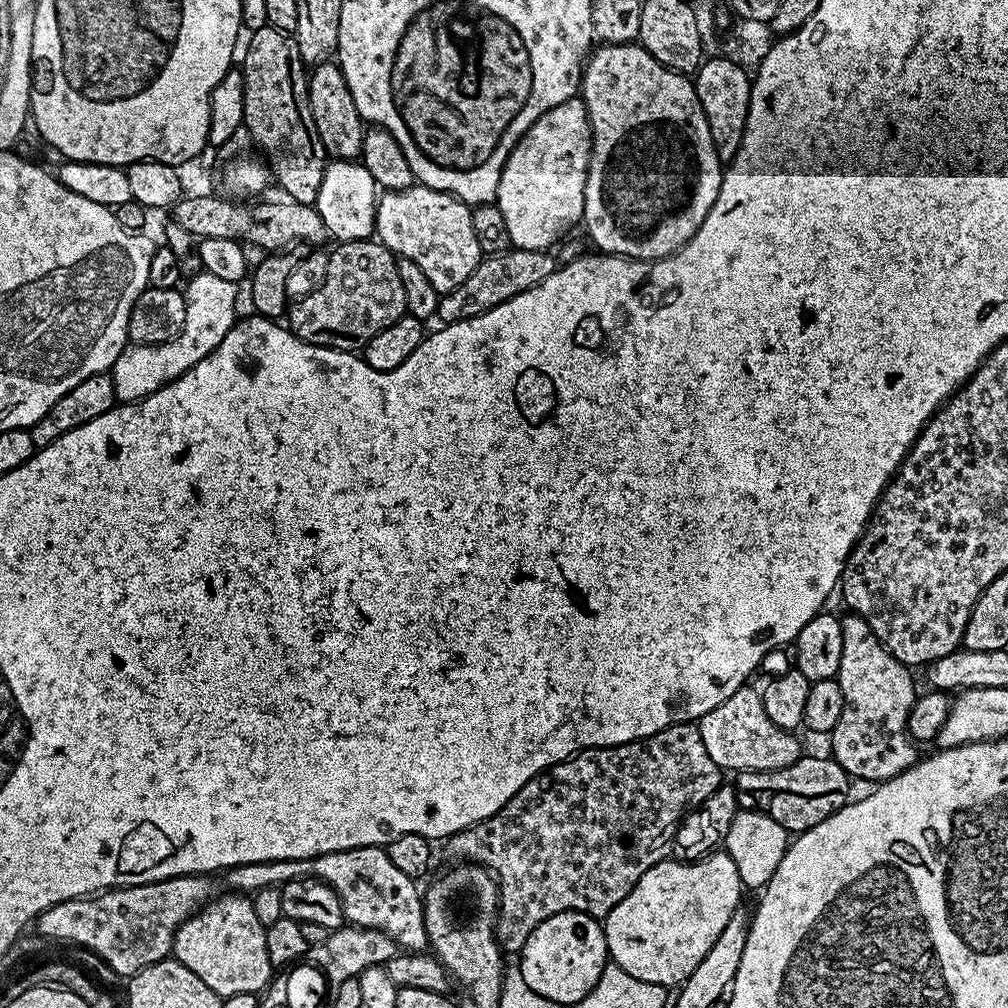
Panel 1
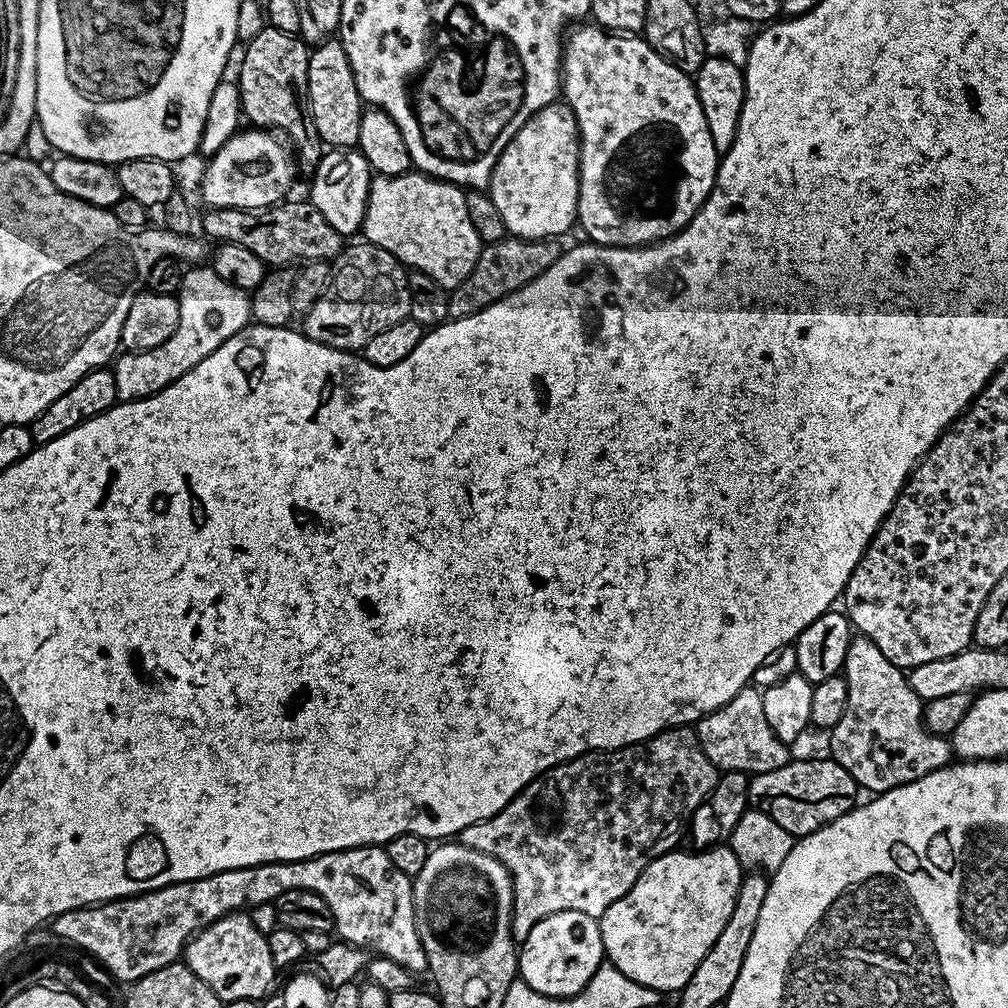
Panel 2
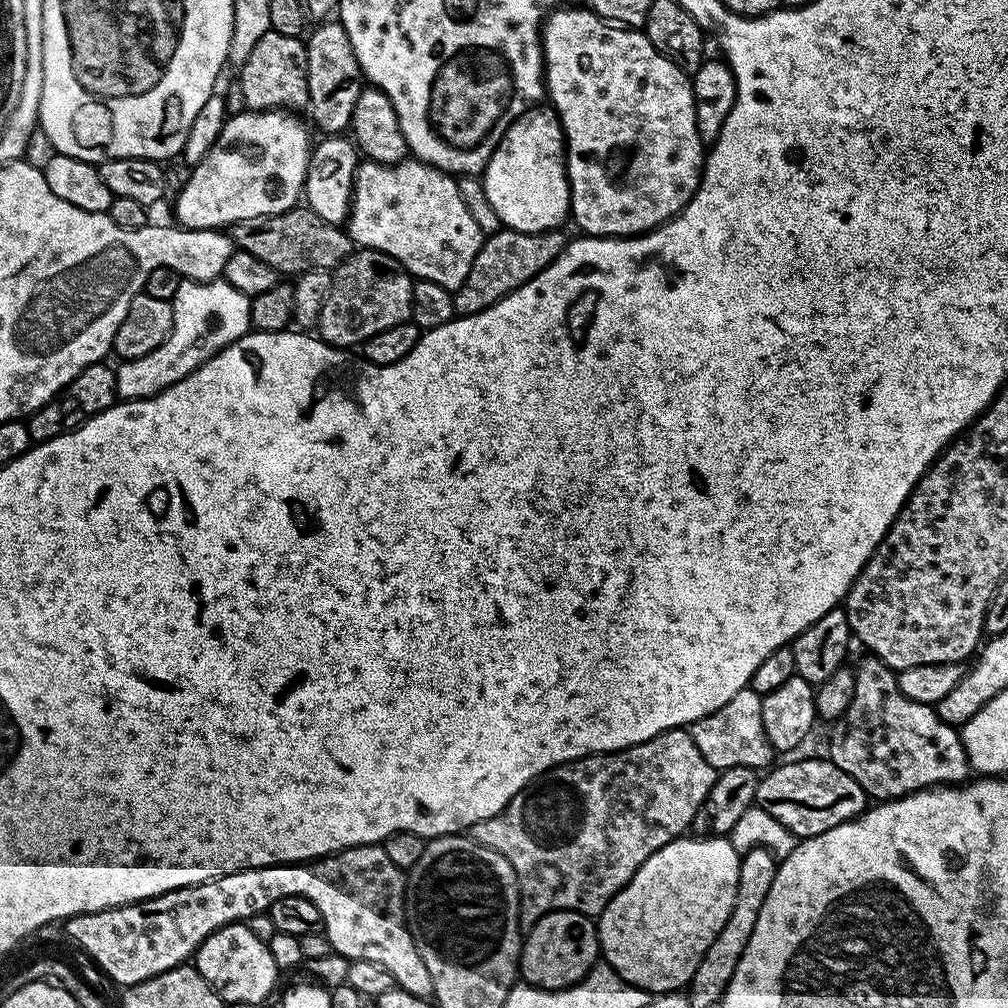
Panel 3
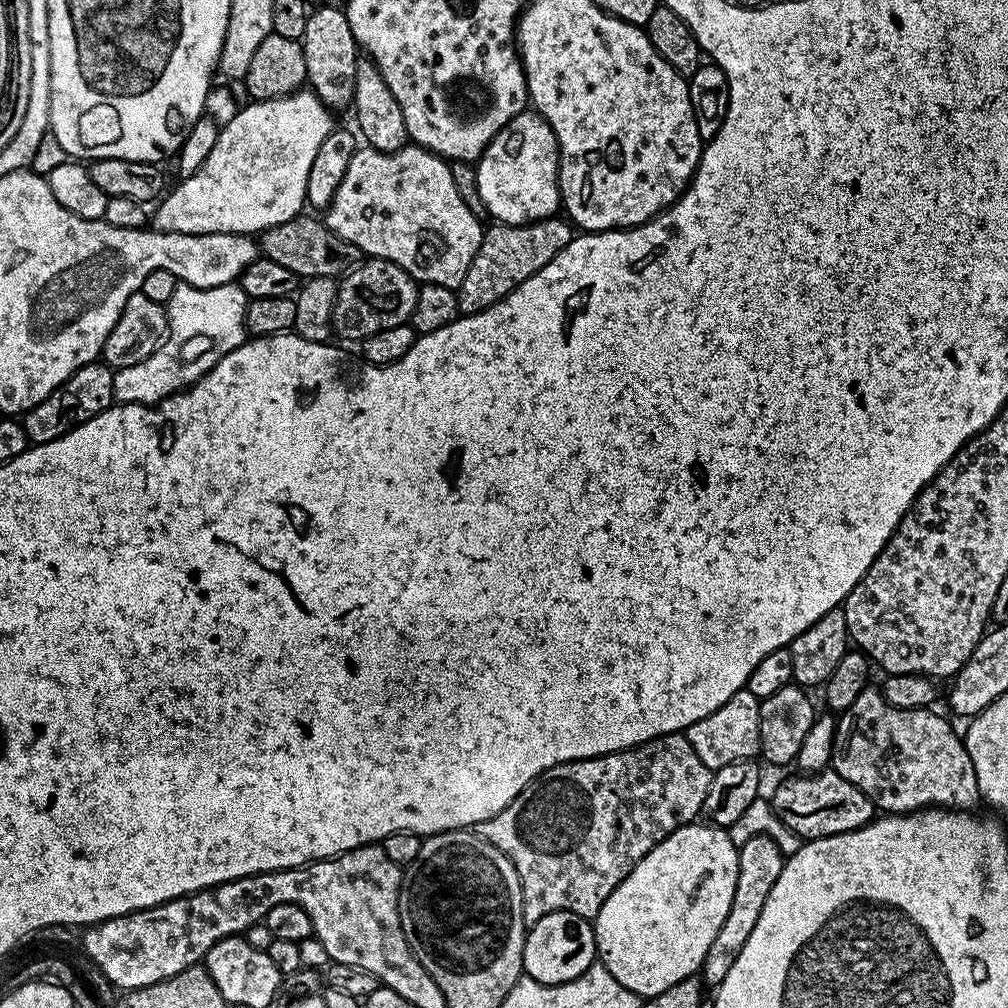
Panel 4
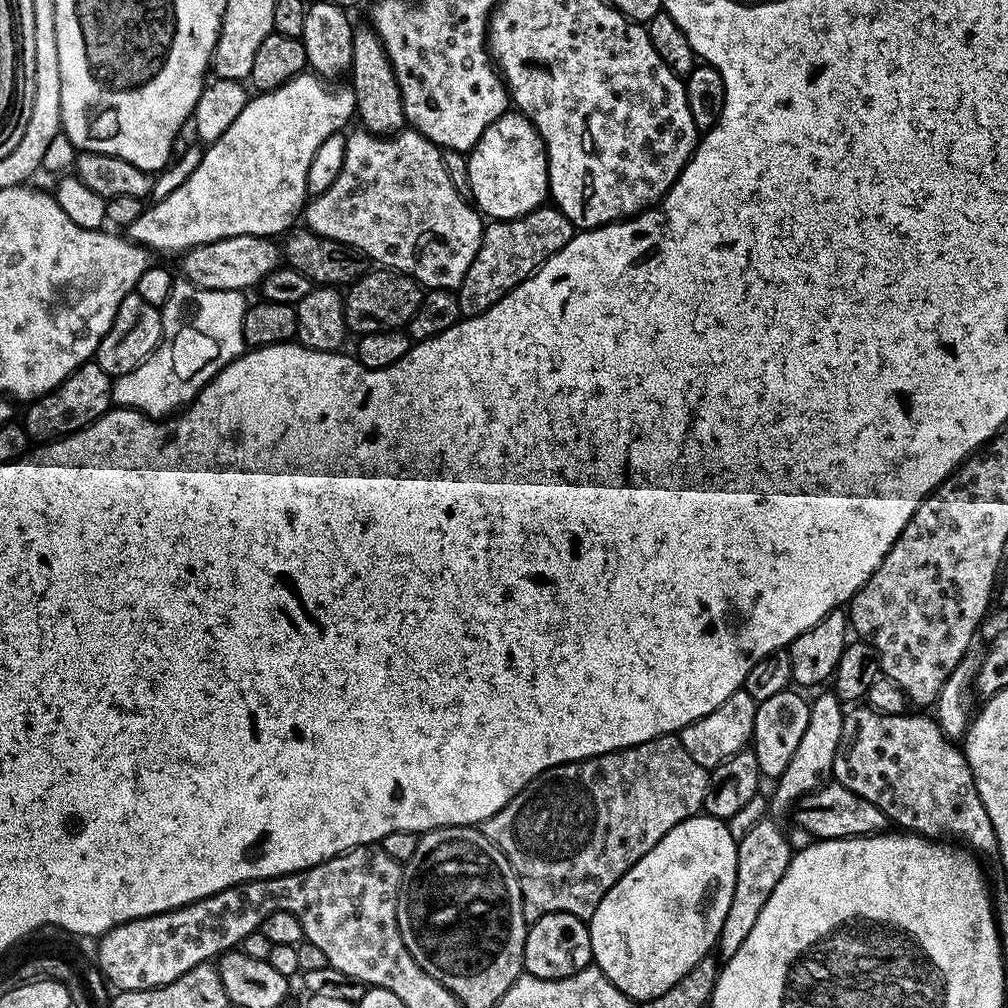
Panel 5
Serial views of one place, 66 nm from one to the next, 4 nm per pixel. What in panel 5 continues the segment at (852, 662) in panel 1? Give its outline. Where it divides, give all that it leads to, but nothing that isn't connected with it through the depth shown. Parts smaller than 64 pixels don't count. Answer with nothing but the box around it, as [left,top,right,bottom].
[831,706,1000,857]

